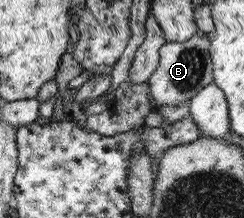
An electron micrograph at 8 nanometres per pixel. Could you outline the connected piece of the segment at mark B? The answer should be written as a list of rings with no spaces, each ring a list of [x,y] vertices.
[[[197,30],[185,42],[163,43],[159,48],[158,65],[147,80],[149,96],[157,109],[167,105],[178,105],[195,96],[201,88],[212,81],[212,64],[208,51],[210,35]]]

